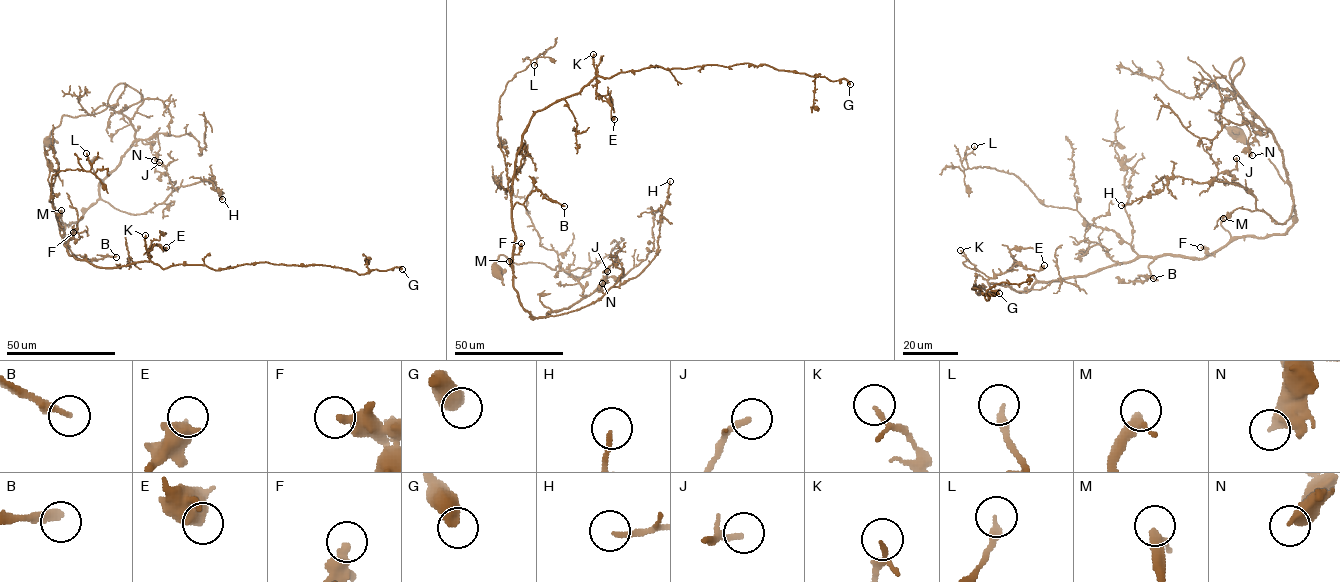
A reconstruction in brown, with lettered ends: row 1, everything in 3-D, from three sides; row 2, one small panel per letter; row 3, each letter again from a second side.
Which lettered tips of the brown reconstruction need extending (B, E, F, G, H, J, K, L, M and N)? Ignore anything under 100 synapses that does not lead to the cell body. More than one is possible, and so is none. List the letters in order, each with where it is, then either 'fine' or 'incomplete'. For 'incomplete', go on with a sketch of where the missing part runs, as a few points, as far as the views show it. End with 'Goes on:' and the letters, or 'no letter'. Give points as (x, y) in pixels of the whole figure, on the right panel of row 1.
B: at (1153, 278); fine
E: at (1044, 265); fine
F: at (1200, 247); fine
G: at (999, 293); incomplete
H: at (1121, 205); fine
J: at (1236, 158); fine
K: at (960, 250); fine
L: at (974, 146); fine
M: at (1223, 218); fine
N: at (1252, 155); fine
Goes on: G

